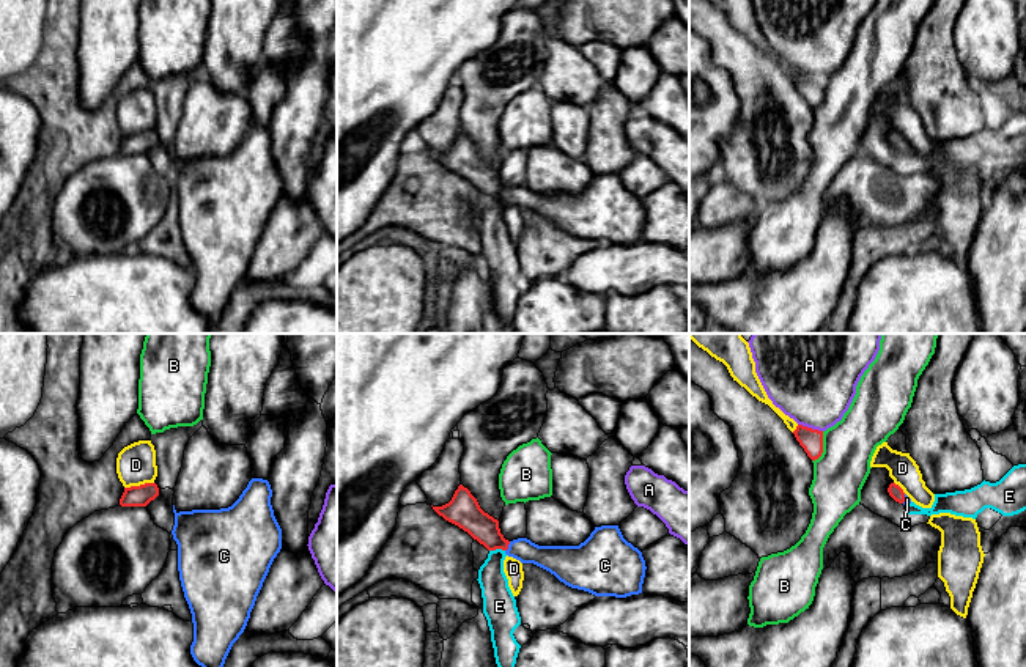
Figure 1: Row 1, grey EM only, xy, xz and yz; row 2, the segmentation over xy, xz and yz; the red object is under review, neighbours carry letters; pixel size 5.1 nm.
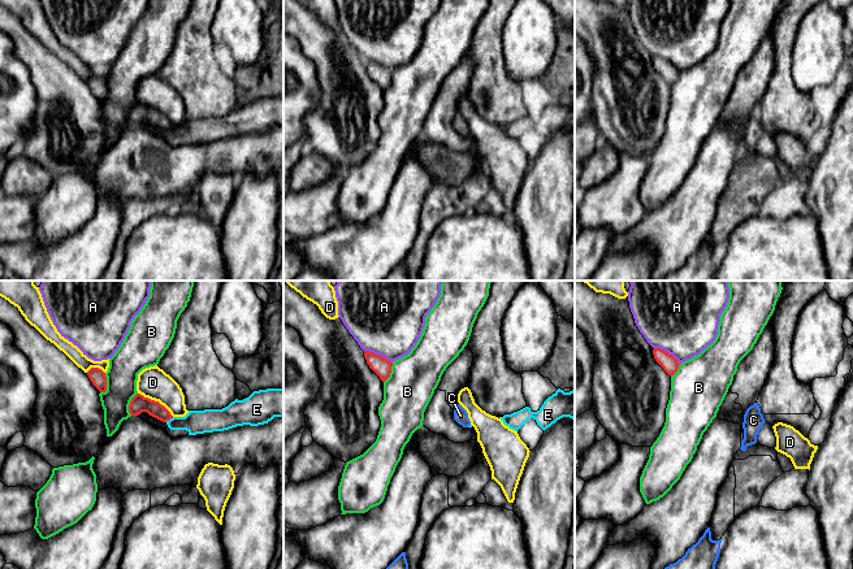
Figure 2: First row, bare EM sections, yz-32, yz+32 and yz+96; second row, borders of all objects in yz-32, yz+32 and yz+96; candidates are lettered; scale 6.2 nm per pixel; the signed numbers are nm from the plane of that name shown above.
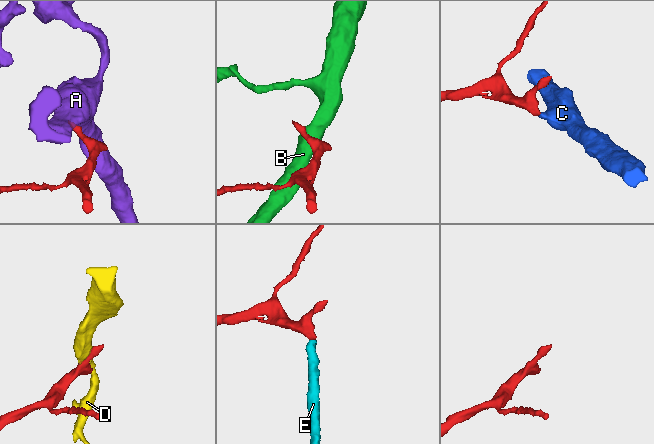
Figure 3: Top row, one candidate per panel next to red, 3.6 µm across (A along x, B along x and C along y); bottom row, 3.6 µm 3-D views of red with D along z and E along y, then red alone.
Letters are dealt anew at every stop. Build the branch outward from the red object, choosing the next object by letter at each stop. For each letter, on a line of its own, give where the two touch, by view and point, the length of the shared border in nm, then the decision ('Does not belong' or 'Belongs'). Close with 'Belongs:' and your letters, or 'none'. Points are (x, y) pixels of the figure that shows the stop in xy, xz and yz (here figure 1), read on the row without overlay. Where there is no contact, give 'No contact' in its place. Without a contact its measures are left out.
A: Touches red at yz (811, 76). Shared border 130 nm. Does not belong
B: Touches red at yz (822, 95). Shared border 170 nm. Does not belong
C: Touches red at xz (507, 194). Shared border 60 nm. Belongs
D: Touches red at xy (140, 132). Shared border 160 nm. Does not belong
E: Touches red at xz (496, 195). Shared border 80 nm. Does not belong
Belongs: C

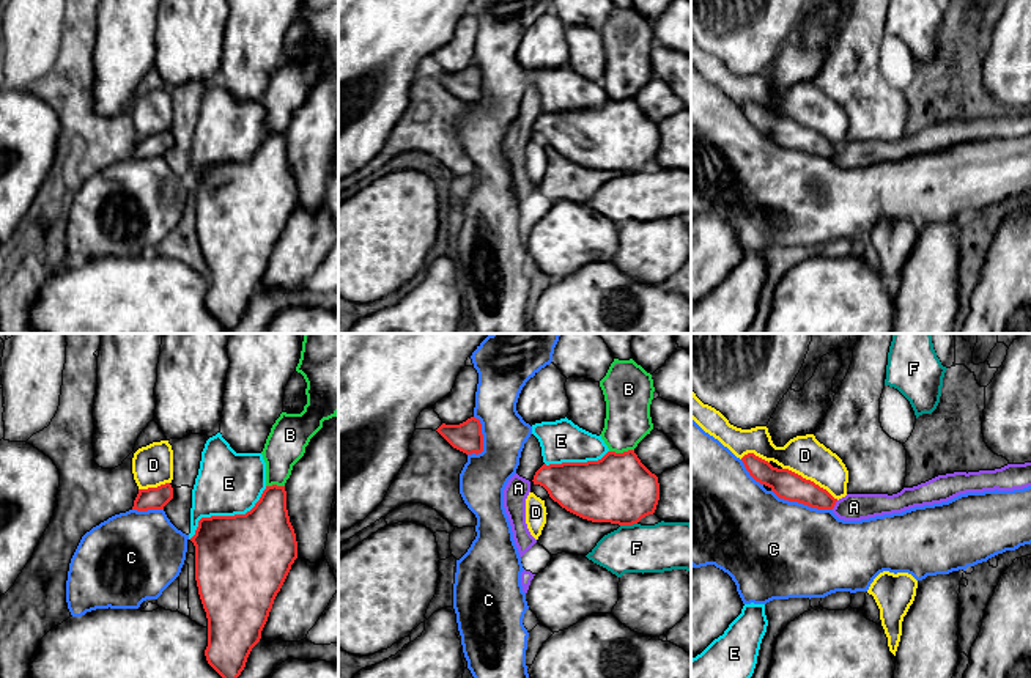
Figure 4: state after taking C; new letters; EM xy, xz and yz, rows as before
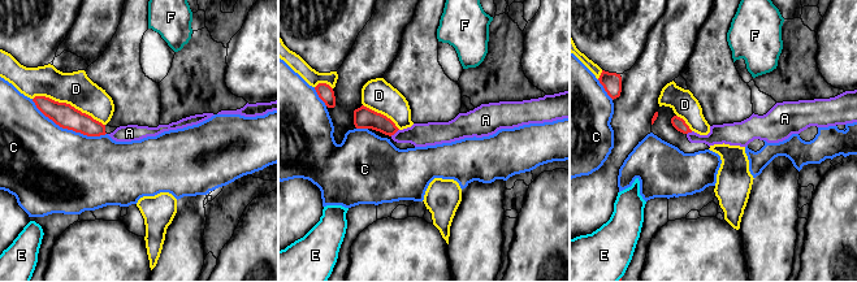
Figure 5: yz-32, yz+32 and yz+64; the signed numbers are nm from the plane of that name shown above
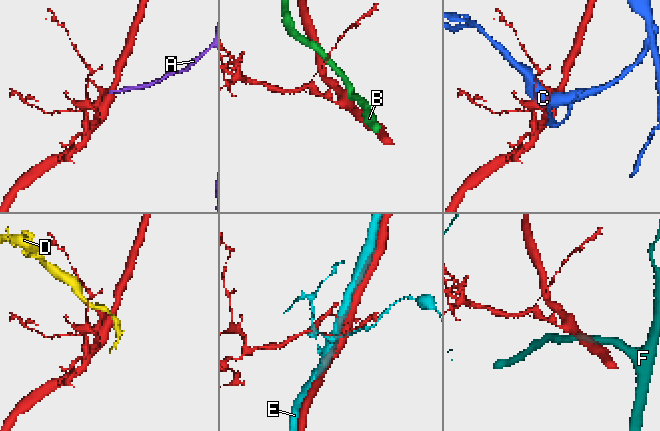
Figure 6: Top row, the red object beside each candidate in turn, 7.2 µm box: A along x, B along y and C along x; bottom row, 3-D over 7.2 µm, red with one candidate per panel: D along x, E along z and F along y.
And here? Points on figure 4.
A: Touches red at yz (835, 151). Shared border 60 nm. Does not belong
B: Touches red at xz (620, 101). Shared border 130 nm. Does not belong
C: Touches red at yz (801, 150). Shared border 320 nm. Does not belong
D: Touches red at yz (809, 128). Shared border 340 nm. Does not belong
E: Touches red at xy (227, 164). Shared border 480 nm. Does not belong
F: Touches red at xz (628, 172). Shared border 90 nm. Does not belong
Belongs: none

